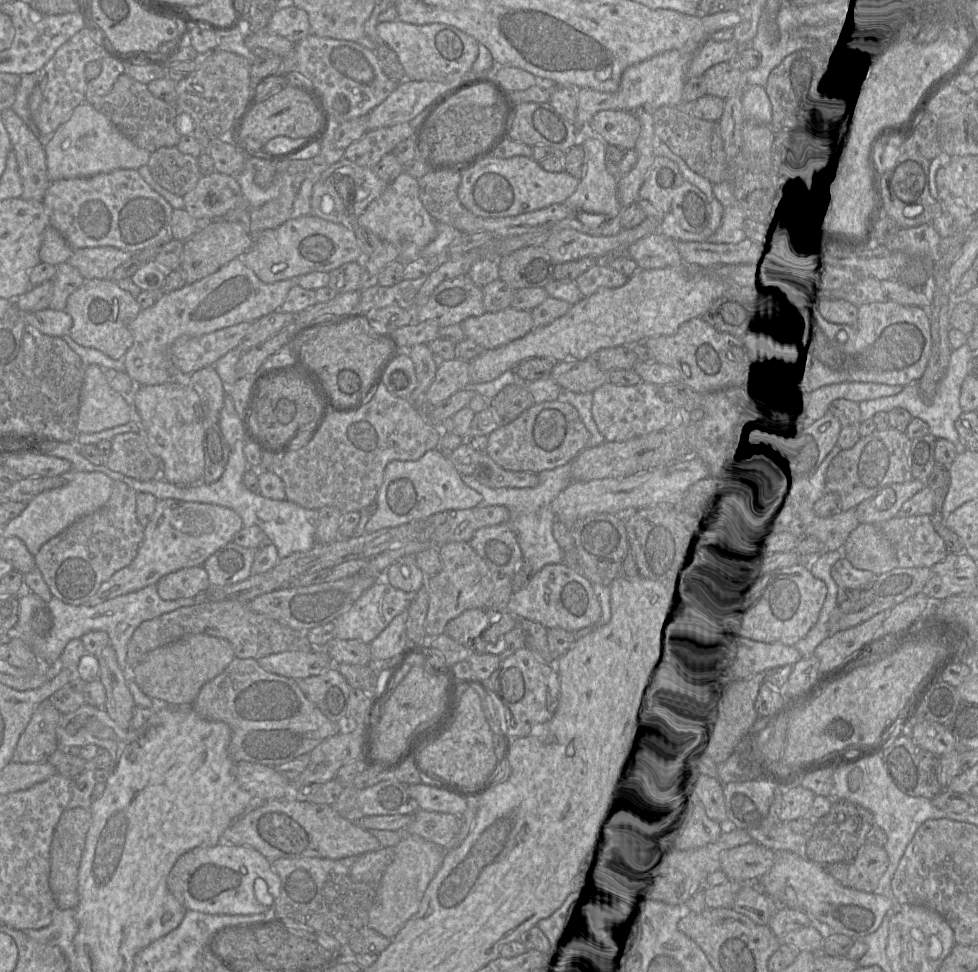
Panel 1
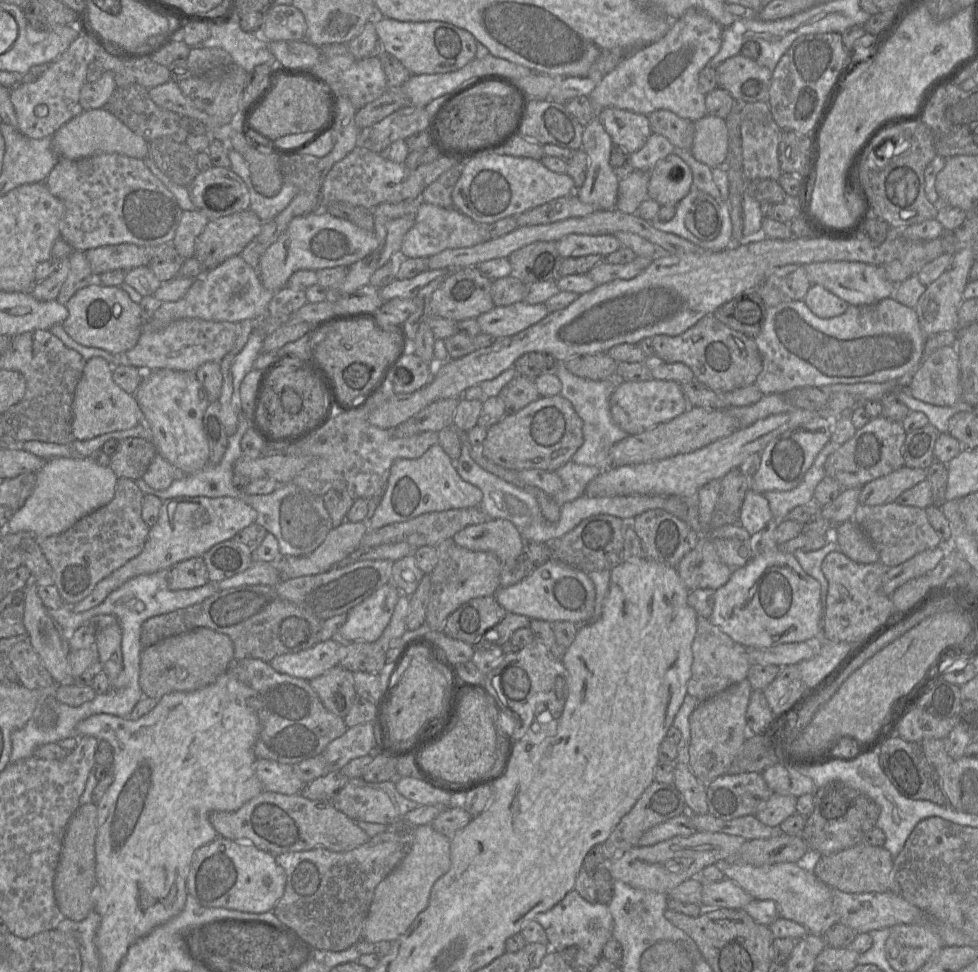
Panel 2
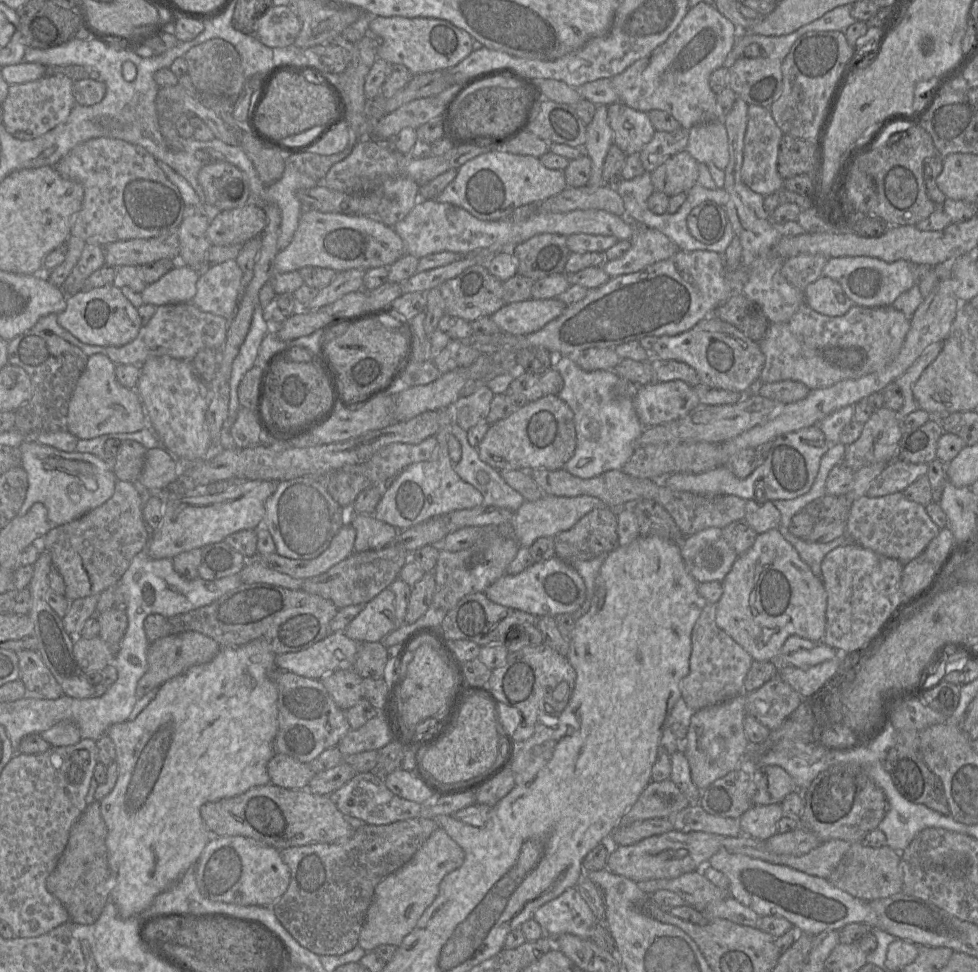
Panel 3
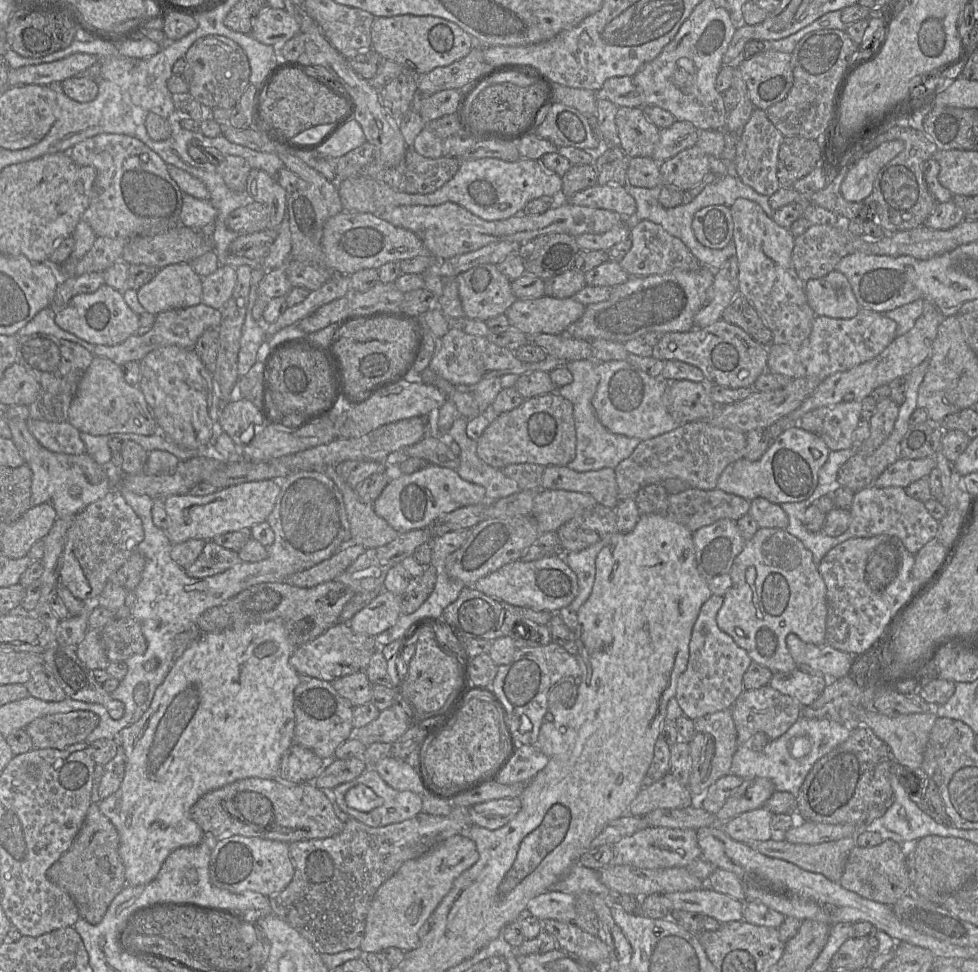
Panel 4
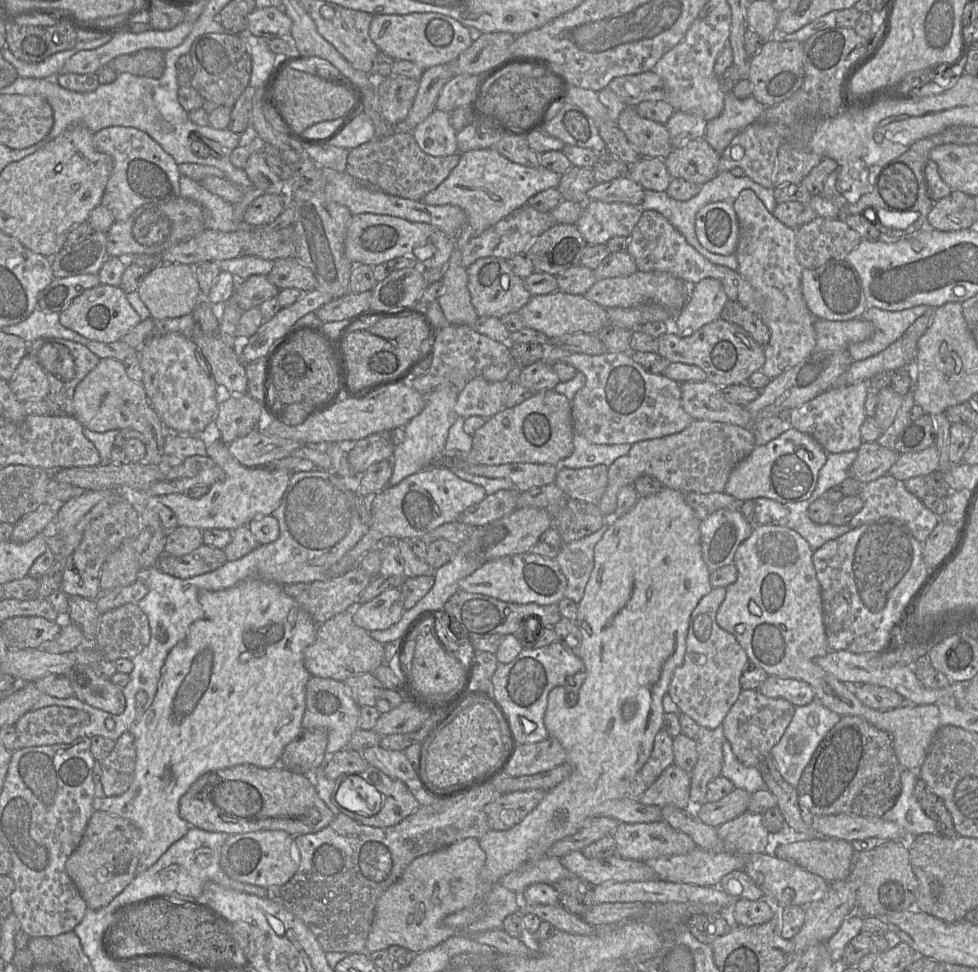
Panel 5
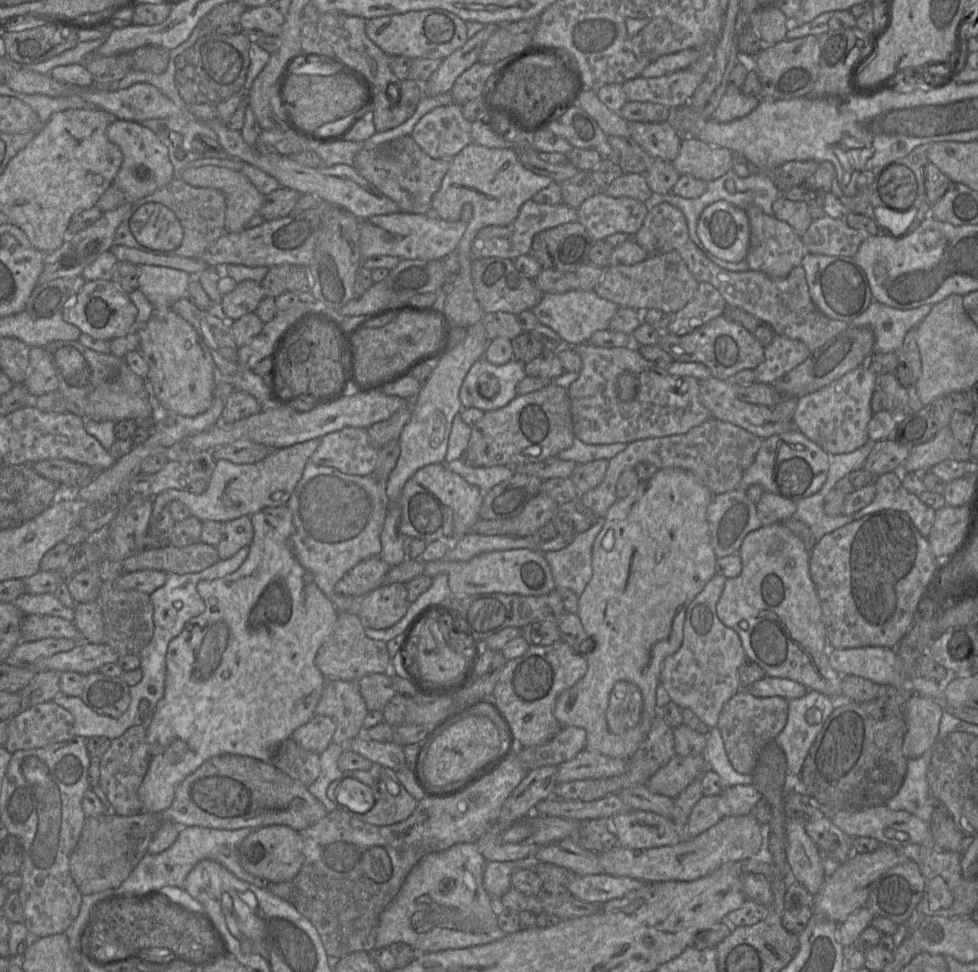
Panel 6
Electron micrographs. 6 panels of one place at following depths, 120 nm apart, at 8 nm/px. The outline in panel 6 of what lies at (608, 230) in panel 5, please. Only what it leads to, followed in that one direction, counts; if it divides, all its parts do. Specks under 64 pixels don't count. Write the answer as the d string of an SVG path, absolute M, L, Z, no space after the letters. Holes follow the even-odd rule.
M597 191L577 208L577 221L587 230L591 238L605 240L614 233L626 233L634 236L641 228L648 213L649 205L630 197L611 197L604 191Z

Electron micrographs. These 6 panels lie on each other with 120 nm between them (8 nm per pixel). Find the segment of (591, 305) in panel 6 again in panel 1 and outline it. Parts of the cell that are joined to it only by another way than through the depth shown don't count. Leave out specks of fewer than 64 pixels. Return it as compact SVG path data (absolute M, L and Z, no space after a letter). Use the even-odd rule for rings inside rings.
M509 307L467 318L460 326L466 338L476 342L484 350L491 350L525 336L534 329L534 322L530 311Z

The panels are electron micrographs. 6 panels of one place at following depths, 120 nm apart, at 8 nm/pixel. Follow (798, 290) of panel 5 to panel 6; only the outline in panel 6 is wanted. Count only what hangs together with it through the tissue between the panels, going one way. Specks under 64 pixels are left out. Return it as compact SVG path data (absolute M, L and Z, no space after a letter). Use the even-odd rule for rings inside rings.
M757 206L744 209L749 221L750 240L745 260L749 270L759 271L772 278L786 277L793 268L801 265L807 254L804 244L797 233L784 221L774 215L765 214ZM775 335L772 342L764 347L764 361L753 370L755 382L773 384L780 377L805 361L810 354L810 350L803 342Z

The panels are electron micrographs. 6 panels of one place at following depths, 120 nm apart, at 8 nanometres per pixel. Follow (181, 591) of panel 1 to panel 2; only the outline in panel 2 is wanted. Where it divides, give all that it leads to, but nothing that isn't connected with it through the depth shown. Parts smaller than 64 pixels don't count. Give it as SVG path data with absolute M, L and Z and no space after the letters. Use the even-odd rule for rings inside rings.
M203 557L184 560L168 570L167 582L172 591L198 588L208 581Z

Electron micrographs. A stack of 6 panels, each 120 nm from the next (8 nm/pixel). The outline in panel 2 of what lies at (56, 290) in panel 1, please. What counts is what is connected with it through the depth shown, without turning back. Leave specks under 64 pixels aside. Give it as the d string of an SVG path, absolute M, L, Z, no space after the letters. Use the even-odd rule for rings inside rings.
M73 251L68 259L70 271L56 298L56 300L63 305L65 305L77 291L96 280L84 252Z

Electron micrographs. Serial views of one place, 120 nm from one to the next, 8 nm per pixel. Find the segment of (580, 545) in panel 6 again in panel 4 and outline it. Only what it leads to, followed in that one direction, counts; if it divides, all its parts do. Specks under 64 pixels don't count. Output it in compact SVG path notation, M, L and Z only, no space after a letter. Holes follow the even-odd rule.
M611 534L579 552L563 555L568 566L575 572L578 579L578 593L569 605L576 612L589 598L595 580L595 560L599 551L611 542Z

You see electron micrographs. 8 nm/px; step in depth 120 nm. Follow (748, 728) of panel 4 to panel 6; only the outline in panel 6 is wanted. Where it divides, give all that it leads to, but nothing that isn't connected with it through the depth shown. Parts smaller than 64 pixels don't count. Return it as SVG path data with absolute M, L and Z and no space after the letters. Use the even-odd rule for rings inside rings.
M741 689L719 714L718 725L726 755L732 767L741 774L751 774L762 748L773 741L785 727L788 701L781 697L759 698Z

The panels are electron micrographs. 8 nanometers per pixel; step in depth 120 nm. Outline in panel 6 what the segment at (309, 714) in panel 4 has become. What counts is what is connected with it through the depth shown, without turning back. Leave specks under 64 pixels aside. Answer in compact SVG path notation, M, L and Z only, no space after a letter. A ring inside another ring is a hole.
M327 680L315 708L316 715L328 716L335 722L332 742L346 746L363 733L367 713L357 681Z

